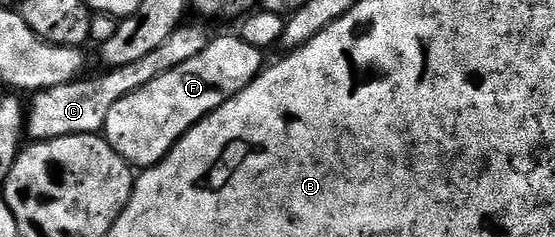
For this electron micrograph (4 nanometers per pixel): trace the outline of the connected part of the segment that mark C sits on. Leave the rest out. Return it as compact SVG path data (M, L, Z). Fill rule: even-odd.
M184 23L161 43L161 47L156 47L149 55L137 59L137 63L129 63L125 67L116 69L108 68L107 73L99 73L96 77L91 77L88 81L76 79L69 83L61 83L61 87L49 87L38 90L35 97L29 101L29 108L25 113L25 133L32 142L48 141L49 139L61 139L65 135L89 135L90 133L102 134L107 128L109 111L113 111L113 106L125 95L145 87L145 83L153 83L157 75L165 75L165 71L173 71L173 67L181 67L181 63L189 63L193 55L201 55L205 47L213 39L203 25L190 25Z

